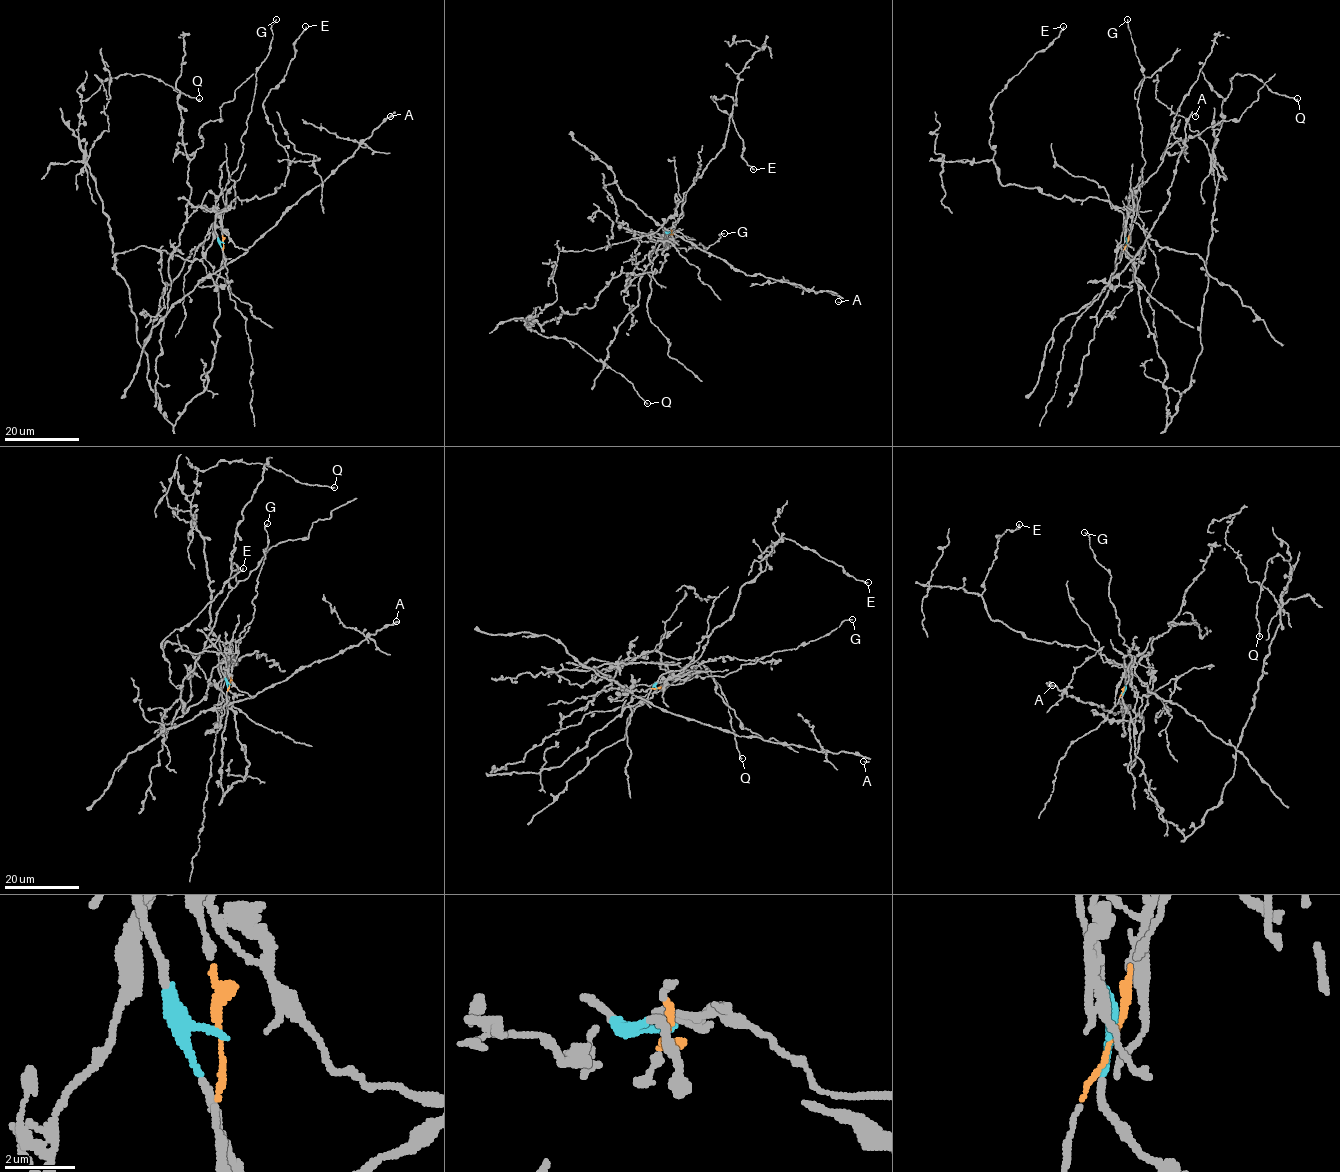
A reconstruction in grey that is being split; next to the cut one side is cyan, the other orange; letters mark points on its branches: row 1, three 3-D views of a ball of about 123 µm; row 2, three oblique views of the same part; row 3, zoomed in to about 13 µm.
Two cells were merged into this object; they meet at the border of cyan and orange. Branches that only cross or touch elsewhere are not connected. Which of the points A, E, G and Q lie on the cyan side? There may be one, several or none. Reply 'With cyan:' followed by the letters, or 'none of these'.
With cyan: A, E, Q

